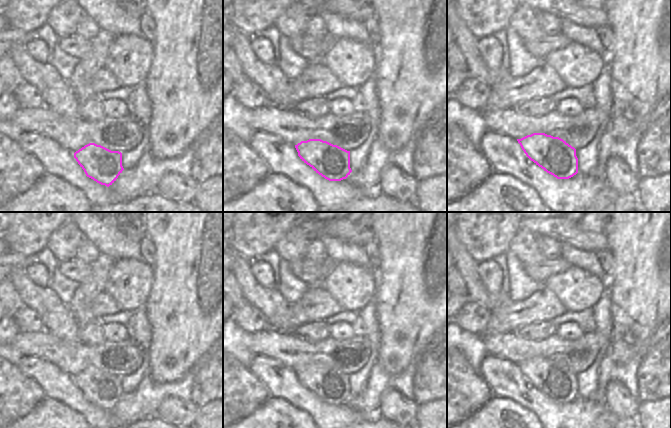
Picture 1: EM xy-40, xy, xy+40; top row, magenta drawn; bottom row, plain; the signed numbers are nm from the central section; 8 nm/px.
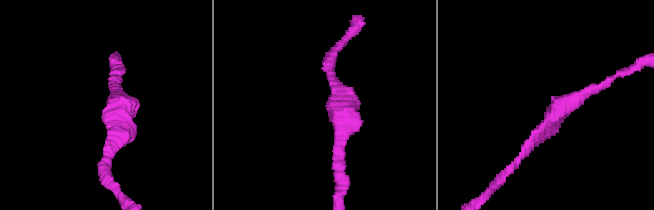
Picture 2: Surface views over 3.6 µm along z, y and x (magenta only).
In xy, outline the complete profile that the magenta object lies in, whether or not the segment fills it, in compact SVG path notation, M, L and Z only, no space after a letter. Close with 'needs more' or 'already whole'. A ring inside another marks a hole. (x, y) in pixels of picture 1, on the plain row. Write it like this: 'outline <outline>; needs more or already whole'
outline M321 363L301 365L295 372L300 383L329 405L341 405L352 396L350 375Z; already whole

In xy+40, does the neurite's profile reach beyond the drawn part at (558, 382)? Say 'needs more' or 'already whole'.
already whole

